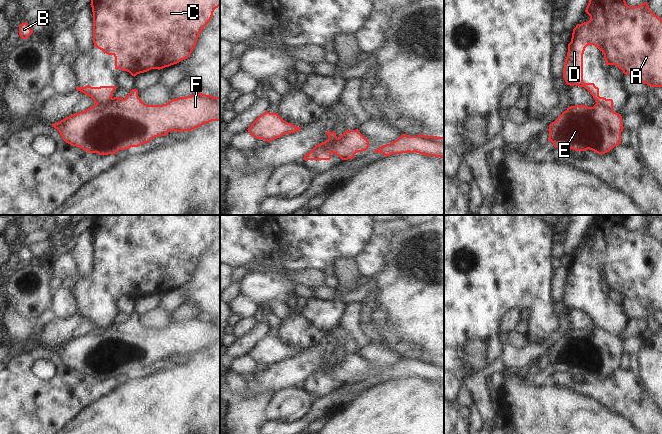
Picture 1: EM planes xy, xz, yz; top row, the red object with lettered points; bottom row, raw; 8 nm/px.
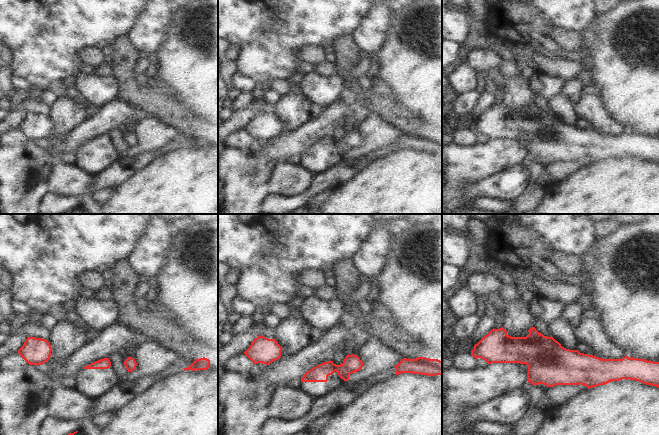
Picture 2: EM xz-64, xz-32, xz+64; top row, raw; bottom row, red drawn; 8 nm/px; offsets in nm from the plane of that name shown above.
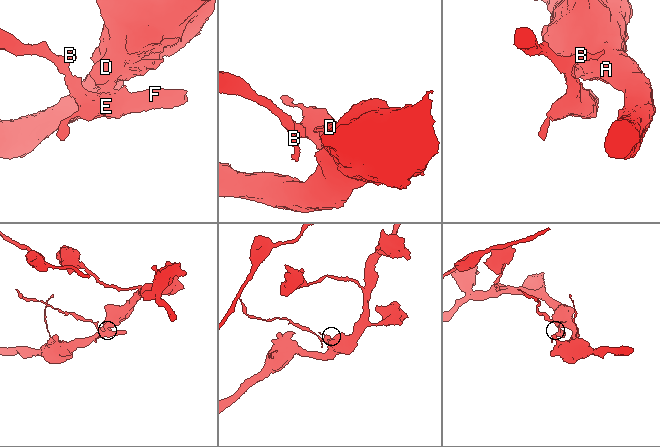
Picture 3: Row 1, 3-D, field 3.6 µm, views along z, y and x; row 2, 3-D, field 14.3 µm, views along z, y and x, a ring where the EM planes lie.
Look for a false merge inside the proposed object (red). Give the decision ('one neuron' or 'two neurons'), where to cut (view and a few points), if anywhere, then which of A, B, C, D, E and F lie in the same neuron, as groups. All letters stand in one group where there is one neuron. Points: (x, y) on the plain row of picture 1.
two neurons; cut in xz along (323, 366), (331, 372), (332, 376); A C D / B E F

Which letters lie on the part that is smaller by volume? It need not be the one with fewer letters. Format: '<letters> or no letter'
B, E, F

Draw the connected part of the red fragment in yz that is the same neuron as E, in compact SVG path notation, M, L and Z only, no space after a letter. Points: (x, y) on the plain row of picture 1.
M600 328L593 331L586 329L570 330L556 345L549 349L549 363L555 372L567 372L575 375L592 374L598 378L605 378L615 370L621 368L621 356L624 351L622 340Z

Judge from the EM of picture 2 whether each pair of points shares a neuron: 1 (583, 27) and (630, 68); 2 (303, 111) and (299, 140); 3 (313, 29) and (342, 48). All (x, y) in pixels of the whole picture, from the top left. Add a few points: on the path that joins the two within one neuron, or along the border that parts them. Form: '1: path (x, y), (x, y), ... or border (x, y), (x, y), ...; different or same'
1: border (595, 13), (596, 37), (585, 47); different
2: border (319, 109), (312, 118), (295, 129), (280, 134); different
3: border (356, 43), (350, 35), (338, 35), (331, 44); different

